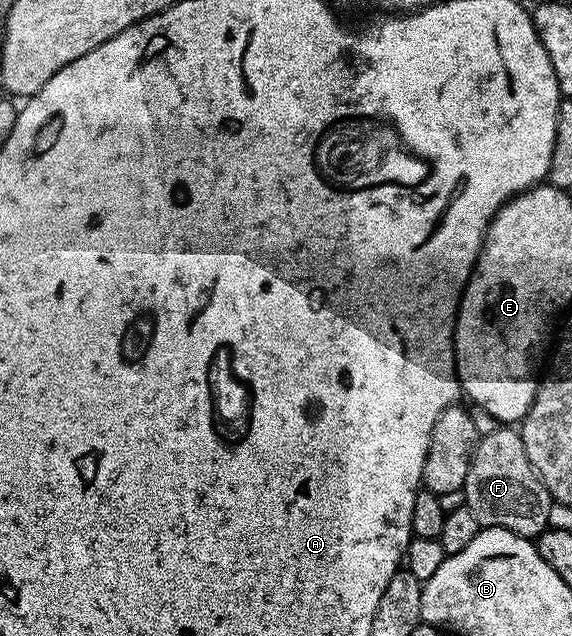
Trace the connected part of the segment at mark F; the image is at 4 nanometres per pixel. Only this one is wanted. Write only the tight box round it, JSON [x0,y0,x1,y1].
[461,426,553,538]

